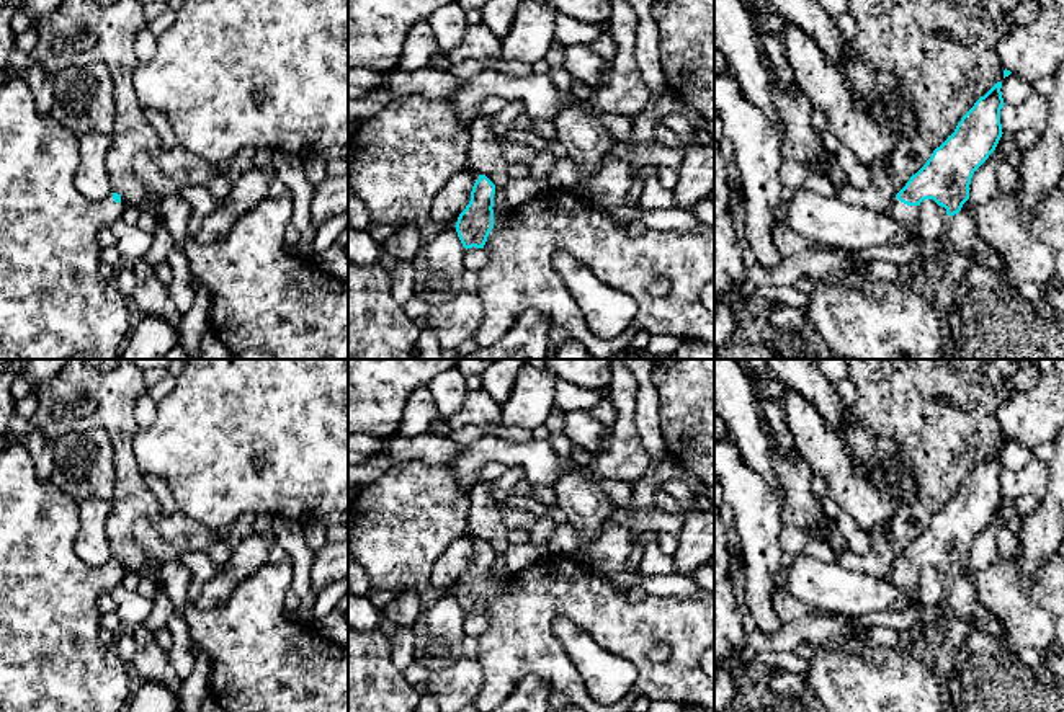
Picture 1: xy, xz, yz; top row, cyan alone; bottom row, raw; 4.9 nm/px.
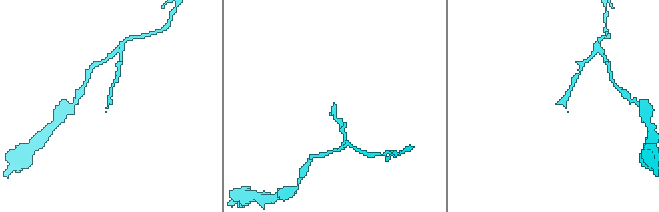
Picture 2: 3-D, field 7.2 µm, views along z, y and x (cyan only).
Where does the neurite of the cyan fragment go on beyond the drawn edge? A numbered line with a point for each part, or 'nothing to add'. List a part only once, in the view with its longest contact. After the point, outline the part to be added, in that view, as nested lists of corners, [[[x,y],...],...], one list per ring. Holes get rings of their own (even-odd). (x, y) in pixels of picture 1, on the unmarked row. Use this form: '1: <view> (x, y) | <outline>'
1: yz (898, 577) | [[[894,563],[886,581],[896,588],[914,591],[917,590],[919,572],[907,572]]]

